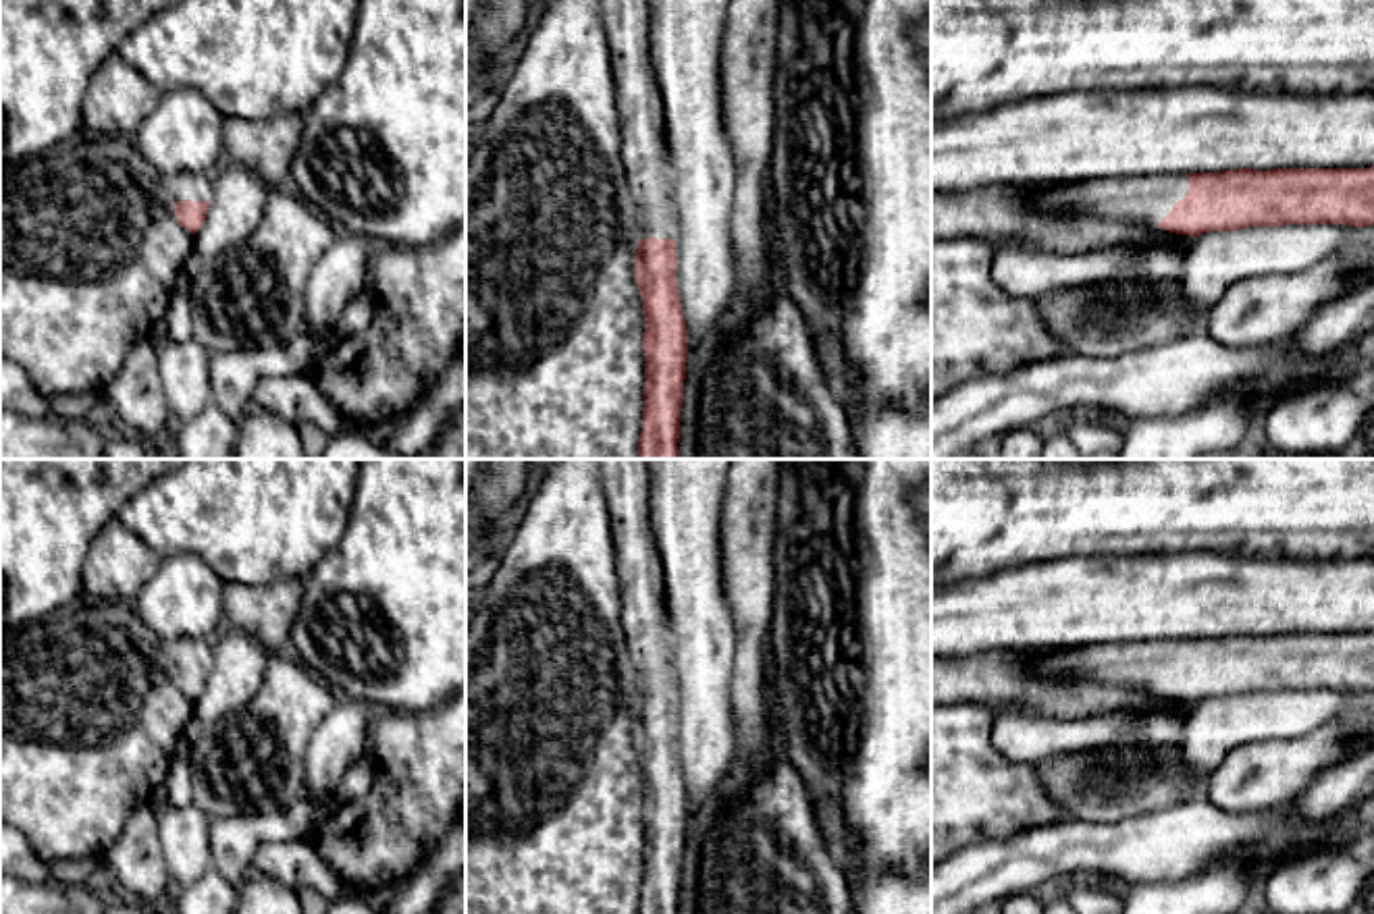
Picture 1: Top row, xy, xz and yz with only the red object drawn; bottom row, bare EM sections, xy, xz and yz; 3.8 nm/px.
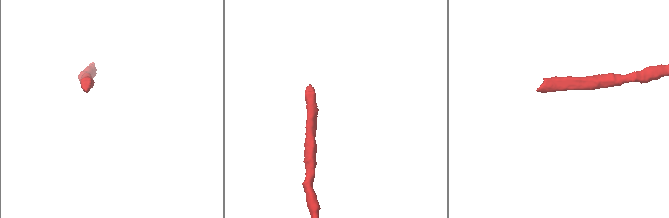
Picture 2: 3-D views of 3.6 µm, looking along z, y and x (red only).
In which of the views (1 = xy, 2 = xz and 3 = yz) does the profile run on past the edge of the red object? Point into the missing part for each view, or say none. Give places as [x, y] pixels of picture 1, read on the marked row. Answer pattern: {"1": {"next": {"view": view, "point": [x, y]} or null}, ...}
{"1": {"next": {"view": "xy", "point": [196, 187]}}, "2": {"next": {"view": "xz", "point": [645, 156]}}, "3": {"next": {"view": "yz", "point": [1148, 198]}}}

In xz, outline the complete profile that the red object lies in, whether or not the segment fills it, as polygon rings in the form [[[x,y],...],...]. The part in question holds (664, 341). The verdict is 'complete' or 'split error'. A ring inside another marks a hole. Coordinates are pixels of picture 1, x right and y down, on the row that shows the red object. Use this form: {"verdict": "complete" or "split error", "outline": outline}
{"verdict": "split error", "outline": [[[601,0],[609,42],[622,160],[638,204],[634,278],[642,297],[642,430],[640,459],[680,459],[688,332],[676,280],[673,170],[667,154],[663,98],[651,62],[651,6],[646,0]]]}

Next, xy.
{"verdict": "split error", "outline": [[[185,172],[168,183],[177,222],[195,235],[206,220],[212,197],[210,177]]]}

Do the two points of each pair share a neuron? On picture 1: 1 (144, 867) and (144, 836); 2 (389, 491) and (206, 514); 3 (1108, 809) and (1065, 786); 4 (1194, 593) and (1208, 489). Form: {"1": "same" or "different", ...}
{"1": "same", "2": "different", "3": "same", "4": "different"}

